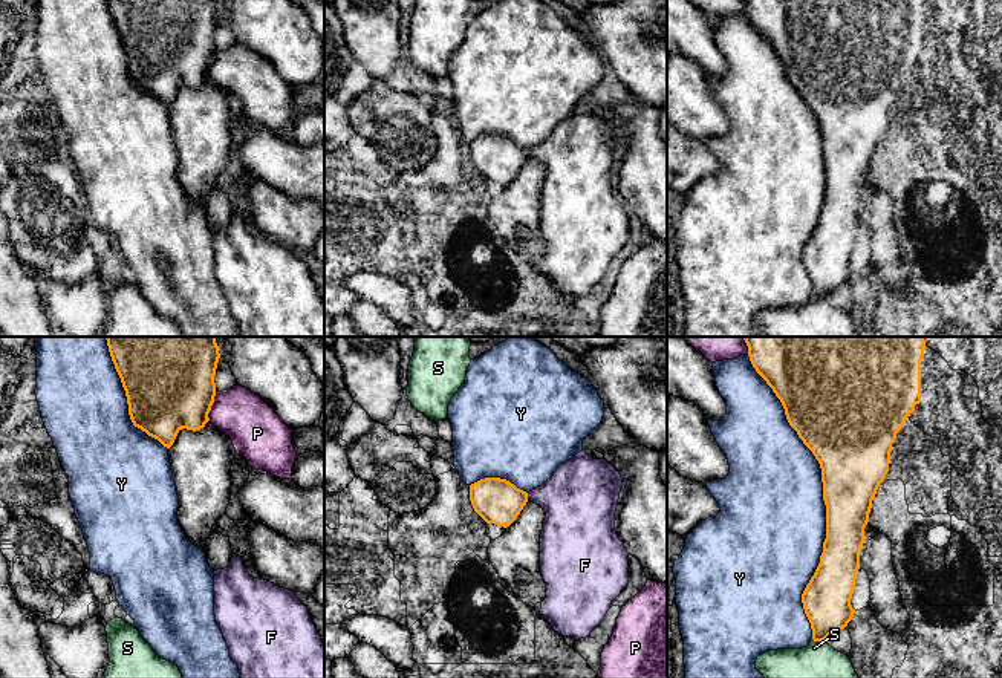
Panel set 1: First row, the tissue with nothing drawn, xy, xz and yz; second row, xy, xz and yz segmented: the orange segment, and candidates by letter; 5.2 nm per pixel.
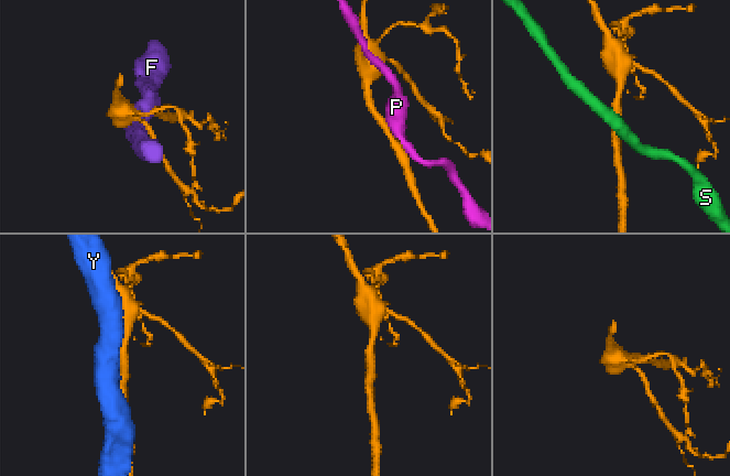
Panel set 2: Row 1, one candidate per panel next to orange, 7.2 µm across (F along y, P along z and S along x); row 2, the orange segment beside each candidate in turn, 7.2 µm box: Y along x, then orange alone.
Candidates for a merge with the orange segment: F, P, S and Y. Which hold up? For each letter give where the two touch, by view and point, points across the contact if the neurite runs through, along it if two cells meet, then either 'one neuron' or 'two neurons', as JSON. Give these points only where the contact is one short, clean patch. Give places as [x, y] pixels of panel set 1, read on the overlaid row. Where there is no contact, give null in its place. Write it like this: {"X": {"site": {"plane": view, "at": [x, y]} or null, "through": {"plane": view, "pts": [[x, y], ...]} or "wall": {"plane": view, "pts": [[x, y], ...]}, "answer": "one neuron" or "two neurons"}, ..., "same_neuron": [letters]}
{"F": {"site": {"plane": "xz", "at": [527, 496]}, "answer": "two neurons"}, "P": {"site": {"plane": "xy", "at": [211, 404]}, "answer": "two neurons"}, "S": {"site": {"plane": "yz", "at": [819, 640]}, "answer": "two neurons"}, "Y": {"site": {"plane": "yz", "at": [823, 498]}, "answer": "one neuron"}, "same_neuron": ["Y"]}

